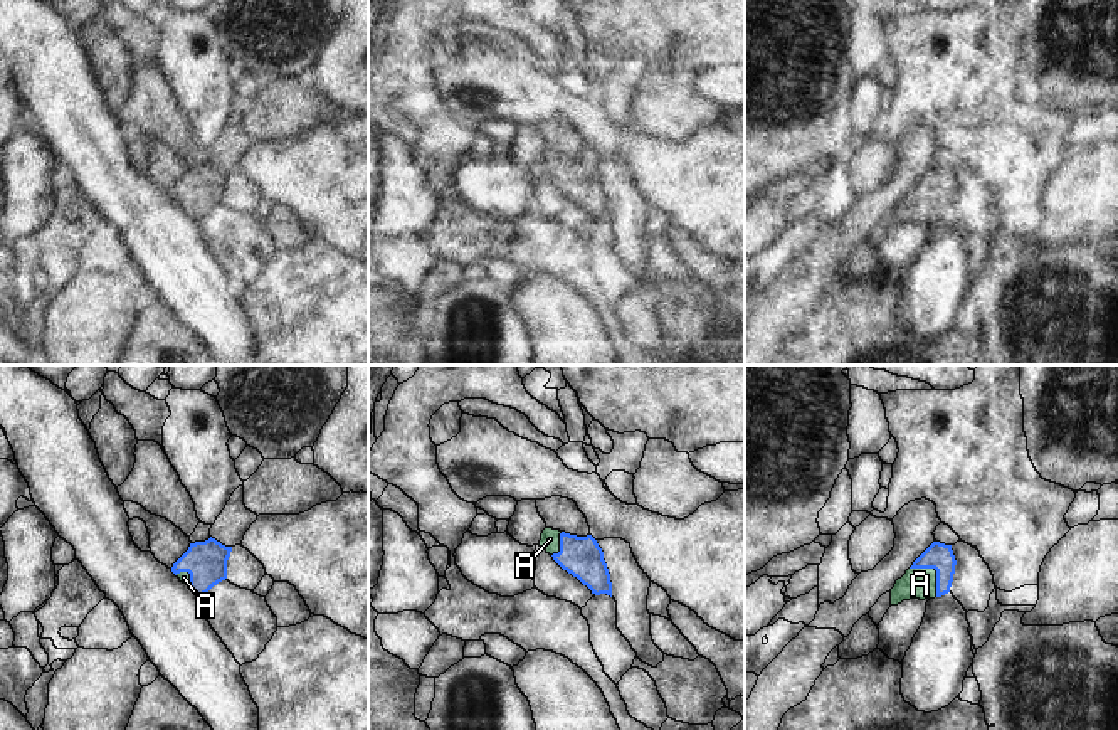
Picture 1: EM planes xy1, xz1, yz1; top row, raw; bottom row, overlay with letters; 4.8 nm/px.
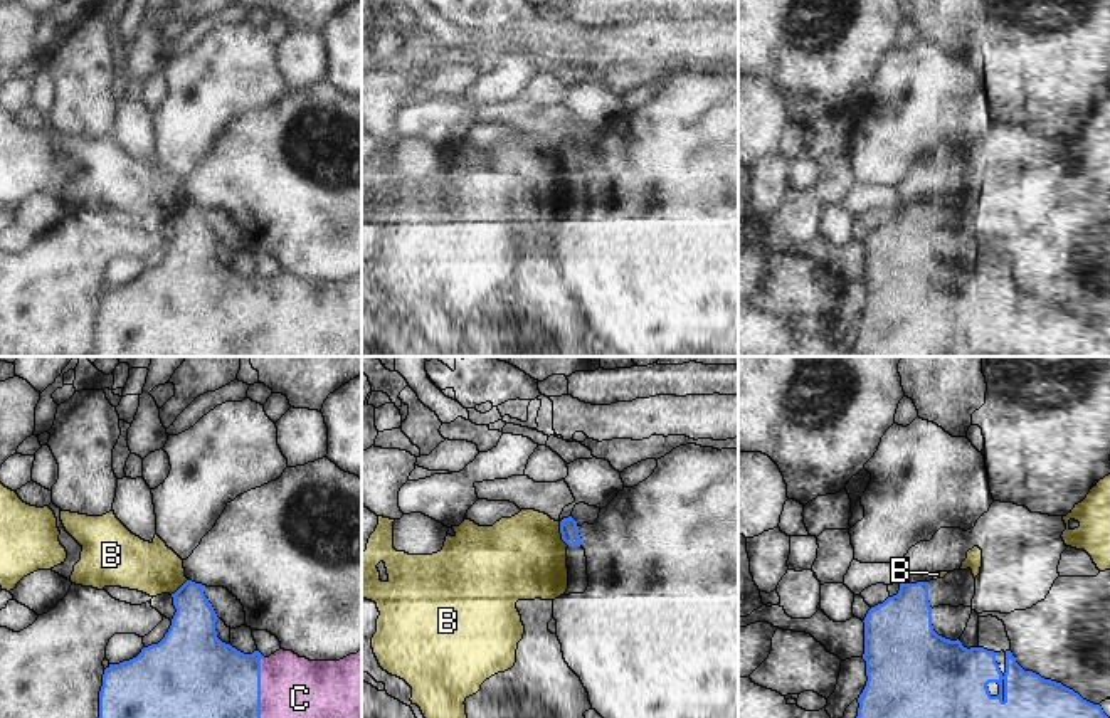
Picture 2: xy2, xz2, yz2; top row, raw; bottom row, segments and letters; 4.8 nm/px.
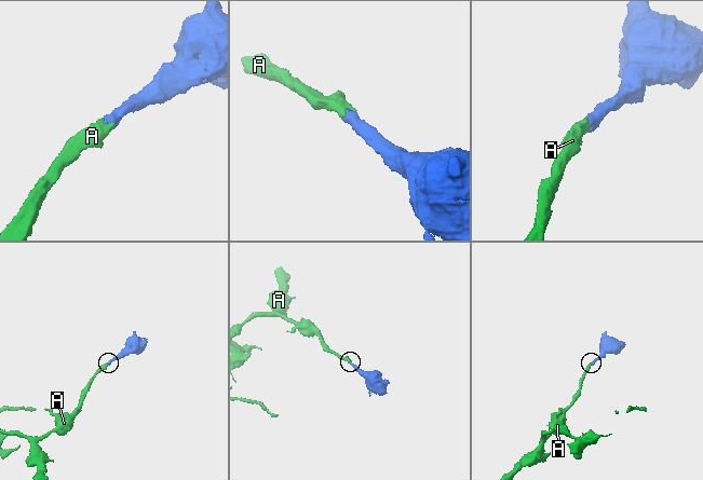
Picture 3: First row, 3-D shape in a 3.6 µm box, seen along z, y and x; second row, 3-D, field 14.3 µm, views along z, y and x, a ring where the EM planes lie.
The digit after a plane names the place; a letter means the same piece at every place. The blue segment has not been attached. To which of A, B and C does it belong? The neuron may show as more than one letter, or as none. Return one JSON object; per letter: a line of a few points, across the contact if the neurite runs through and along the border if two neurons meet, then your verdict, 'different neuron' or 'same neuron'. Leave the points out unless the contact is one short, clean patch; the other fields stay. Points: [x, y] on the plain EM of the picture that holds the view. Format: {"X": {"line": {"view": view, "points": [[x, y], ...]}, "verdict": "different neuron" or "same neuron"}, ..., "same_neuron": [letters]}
{"A": {"line": {"view": "yz1", "points": [[938, 179], [935, 192], [920, 207]]}, "verdict": "same neuron"}, "B": {"line": {"view": "xz2", "points": [[559, 145], [559, 155], [569, 168]]}, "verdict": "different neuron"}, "C": {"verdict": "same neuron"}, "same_neuron": ["A", "C"]}

